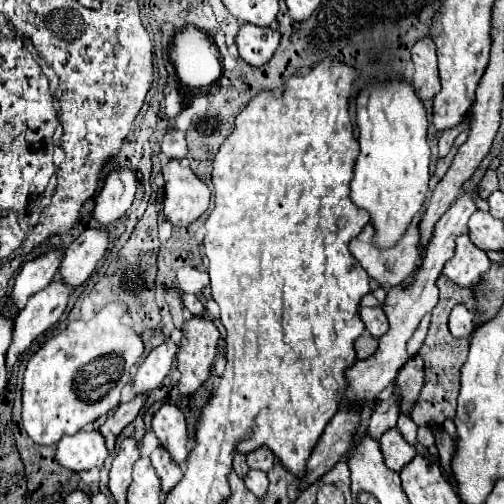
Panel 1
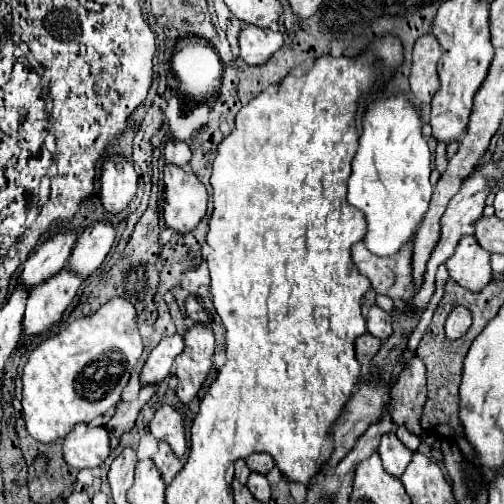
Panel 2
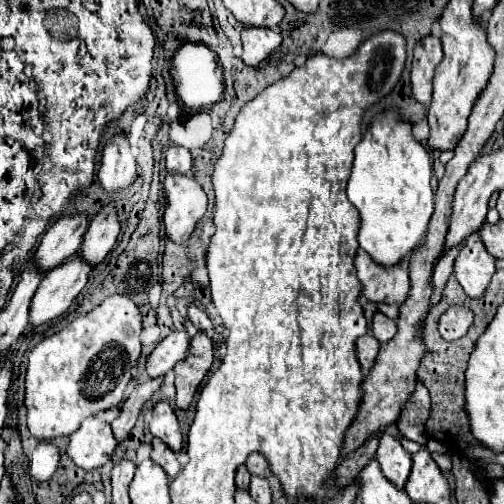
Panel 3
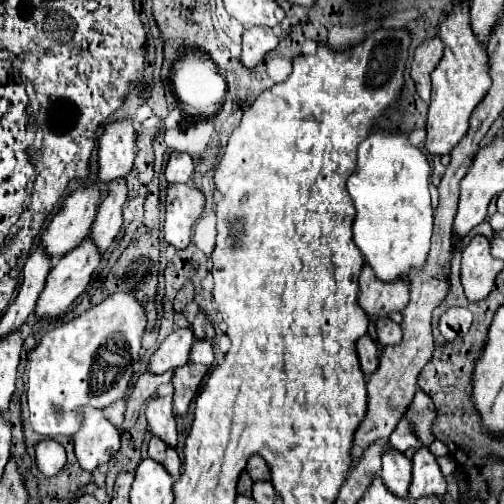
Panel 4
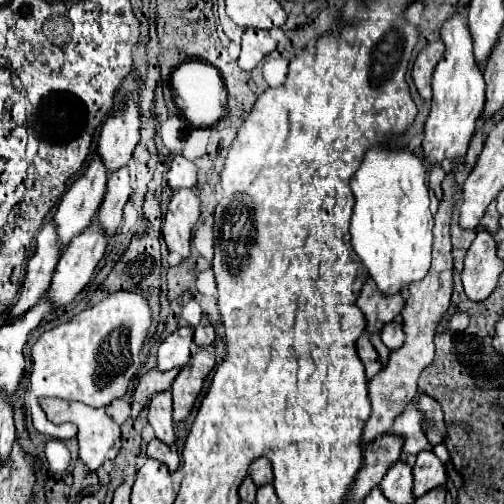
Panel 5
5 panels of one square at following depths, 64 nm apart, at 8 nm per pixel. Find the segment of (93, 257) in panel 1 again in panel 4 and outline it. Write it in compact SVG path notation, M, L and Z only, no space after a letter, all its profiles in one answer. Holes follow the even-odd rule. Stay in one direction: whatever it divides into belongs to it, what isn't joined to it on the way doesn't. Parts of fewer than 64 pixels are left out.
M126 180L112 182L108 186L106 198L98 206L98 214L96 214L94 222L92 222L88 238L92 240L92 244L96 246L96 250L100 254L104 254L112 246L116 236L120 234L120 228L122 228L122 206L126 202L126 196L128 196Z

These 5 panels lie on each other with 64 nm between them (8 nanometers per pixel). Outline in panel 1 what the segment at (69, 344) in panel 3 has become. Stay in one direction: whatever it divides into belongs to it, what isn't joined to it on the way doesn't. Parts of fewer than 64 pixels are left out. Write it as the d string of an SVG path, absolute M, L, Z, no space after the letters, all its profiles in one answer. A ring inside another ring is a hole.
M114 302L104 306L92 320L70 322L66 330L50 338L40 350L36 350L24 372L22 388L22 424L28 436L36 444L56 444L62 436L74 434L84 426L92 424L100 416L108 414L120 402L120 390L130 382L130 370L140 360L144 348L140 336L122 322L128 310L124 304Z

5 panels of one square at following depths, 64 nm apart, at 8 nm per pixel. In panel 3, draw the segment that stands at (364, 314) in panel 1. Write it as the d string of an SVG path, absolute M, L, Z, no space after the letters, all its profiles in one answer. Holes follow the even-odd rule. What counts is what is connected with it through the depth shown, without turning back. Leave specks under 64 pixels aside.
M376 312L372 318L372 334L374 338L378 338L382 344L386 344L388 340L394 338L396 334L396 322L390 320L388 316L384 316L382 312Z

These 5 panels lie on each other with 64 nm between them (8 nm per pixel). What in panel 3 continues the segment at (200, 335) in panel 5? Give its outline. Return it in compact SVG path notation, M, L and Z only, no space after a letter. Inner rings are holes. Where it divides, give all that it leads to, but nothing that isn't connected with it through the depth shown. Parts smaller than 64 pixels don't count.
M190 304L188 306L188 318L190 318L190 322L198 328L198 330L204 330L204 332L212 332L212 322L210 322L210 318L206 316L206 312L202 310L202 308L198 308L196 304Z

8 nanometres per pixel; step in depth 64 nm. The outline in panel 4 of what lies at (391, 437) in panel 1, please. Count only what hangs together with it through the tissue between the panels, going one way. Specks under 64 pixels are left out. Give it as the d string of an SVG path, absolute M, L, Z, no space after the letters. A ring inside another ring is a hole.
M388 448L388 452L382 454L382 470L380 478L388 486L388 490L398 492L398 496L406 496L408 484L410 484L410 474L412 472L412 462L398 452L396 448Z

